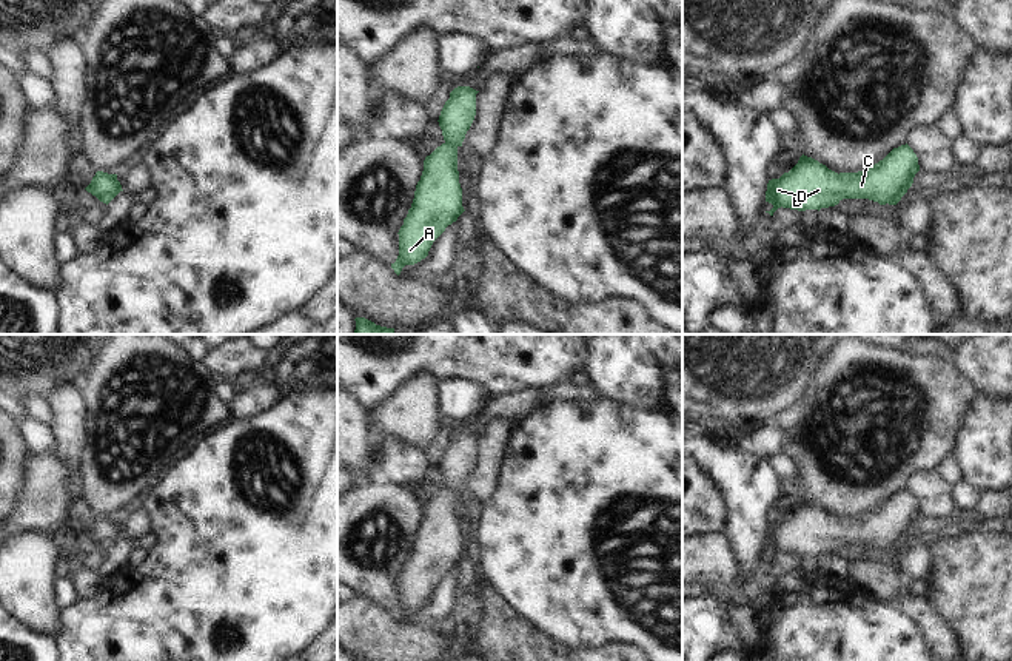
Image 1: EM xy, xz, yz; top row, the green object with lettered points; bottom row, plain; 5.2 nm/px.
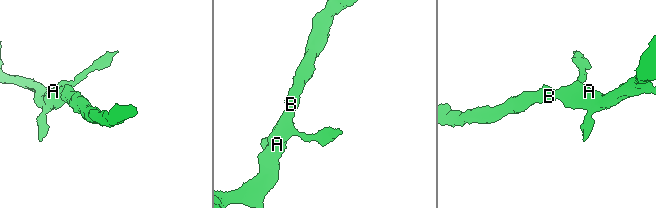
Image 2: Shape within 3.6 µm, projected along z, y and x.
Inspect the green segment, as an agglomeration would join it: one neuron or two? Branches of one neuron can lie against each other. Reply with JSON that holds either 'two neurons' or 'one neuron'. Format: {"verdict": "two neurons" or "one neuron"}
{"verdict": "one neuron"}

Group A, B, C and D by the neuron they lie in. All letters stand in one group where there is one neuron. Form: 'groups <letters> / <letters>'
groups A B C D

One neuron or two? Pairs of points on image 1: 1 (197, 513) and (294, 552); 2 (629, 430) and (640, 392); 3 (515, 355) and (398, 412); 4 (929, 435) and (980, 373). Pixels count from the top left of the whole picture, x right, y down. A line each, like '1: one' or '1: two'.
1: one
2: two
3: two
4: two

